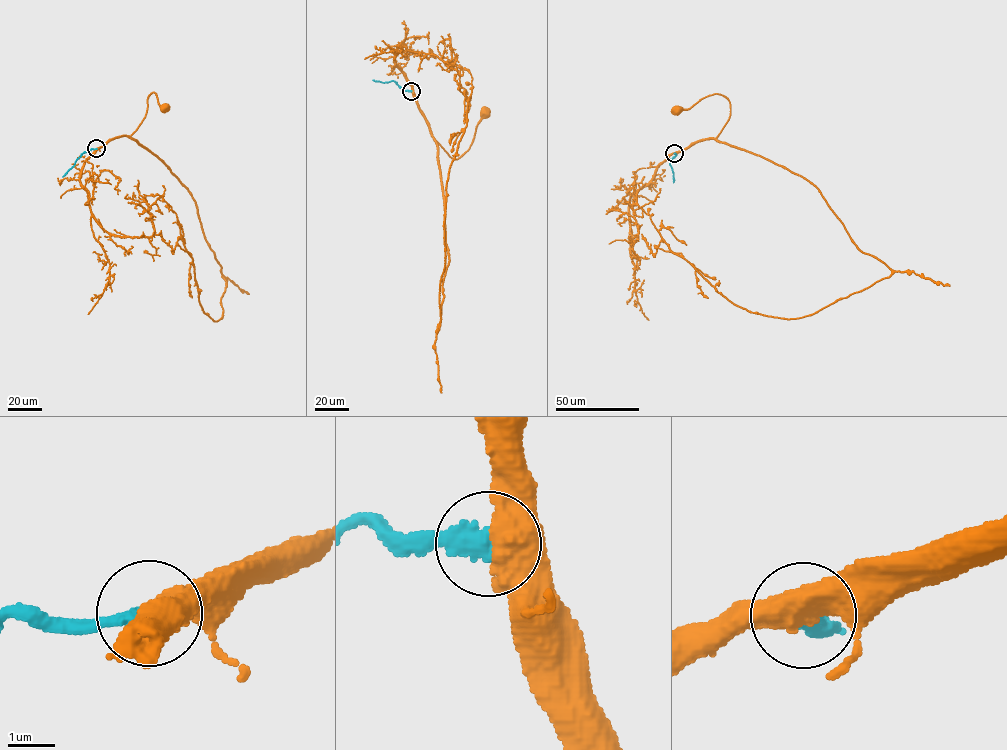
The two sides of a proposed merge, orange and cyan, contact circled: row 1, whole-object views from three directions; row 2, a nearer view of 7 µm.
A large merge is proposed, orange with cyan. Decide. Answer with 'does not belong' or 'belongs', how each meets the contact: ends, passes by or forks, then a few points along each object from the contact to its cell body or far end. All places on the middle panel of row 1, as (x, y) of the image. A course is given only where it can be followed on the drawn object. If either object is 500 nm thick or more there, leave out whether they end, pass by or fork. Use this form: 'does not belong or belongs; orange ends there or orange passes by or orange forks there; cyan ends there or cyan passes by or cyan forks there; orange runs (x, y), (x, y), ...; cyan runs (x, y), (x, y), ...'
belongs; orange runs (412, 91), (430, 134), (454, 159), (468, 149), (485, 112); cyan runs (411, 91), (404, 90), (393, 81), (373, 80)

